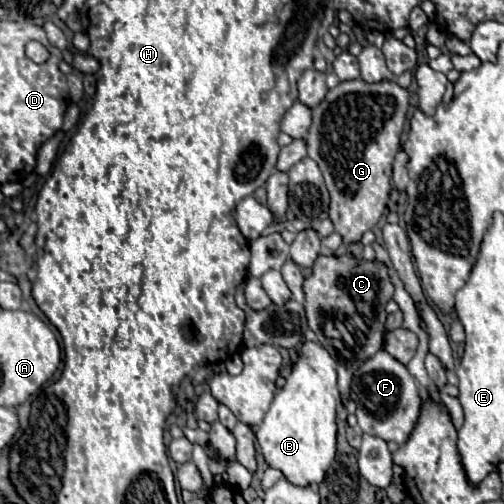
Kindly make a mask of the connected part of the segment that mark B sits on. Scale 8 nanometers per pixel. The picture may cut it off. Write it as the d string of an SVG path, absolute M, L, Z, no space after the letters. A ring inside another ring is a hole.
M305 340L299 350L299 360L293 362L293 370L285 378L285 386L275 394L265 420L255 434L267 464L279 468L291 484L319 484L334 462L337 402L339 390L333 356L319 342Z

